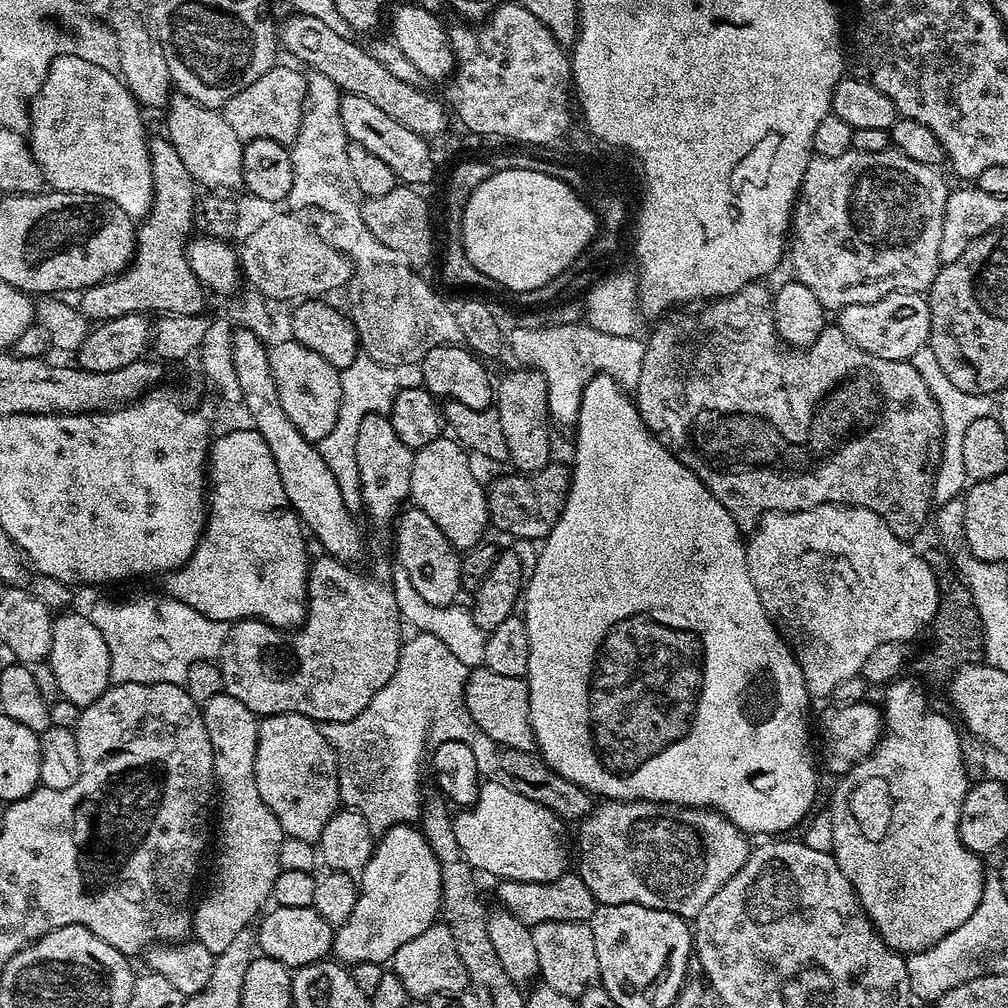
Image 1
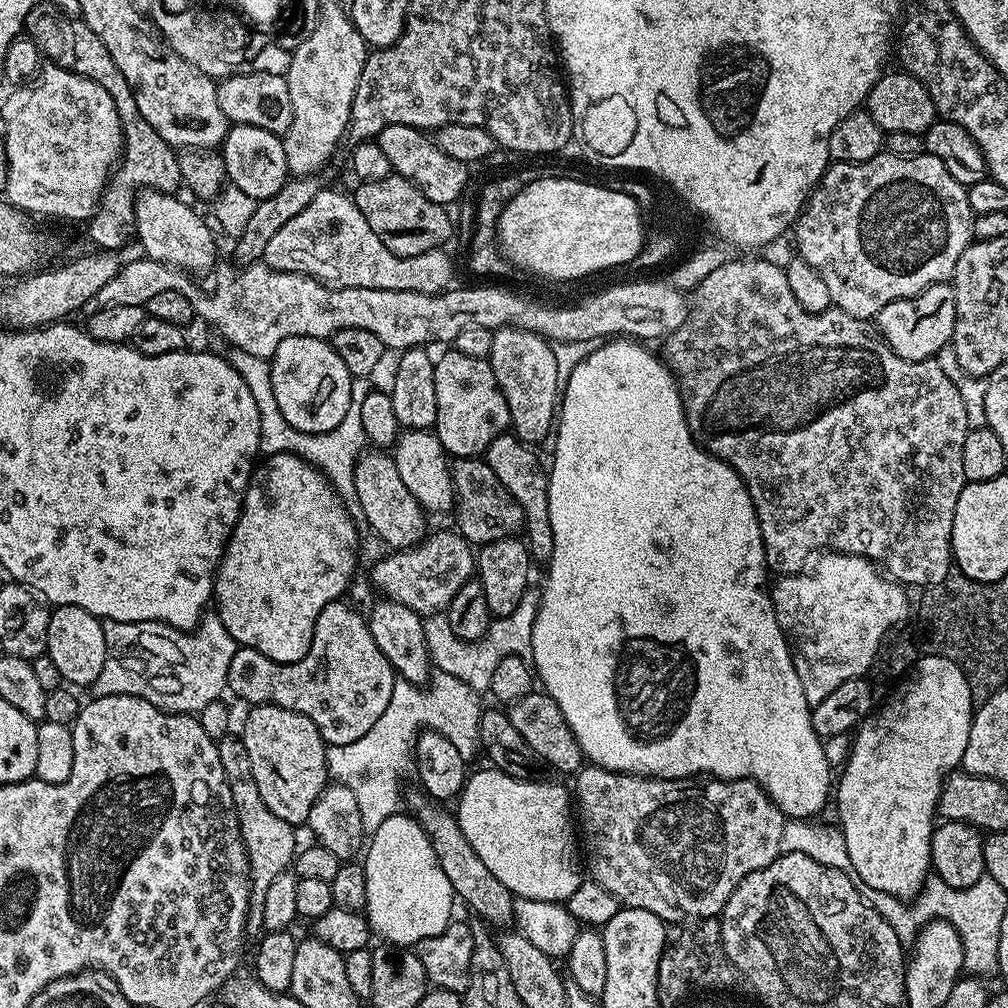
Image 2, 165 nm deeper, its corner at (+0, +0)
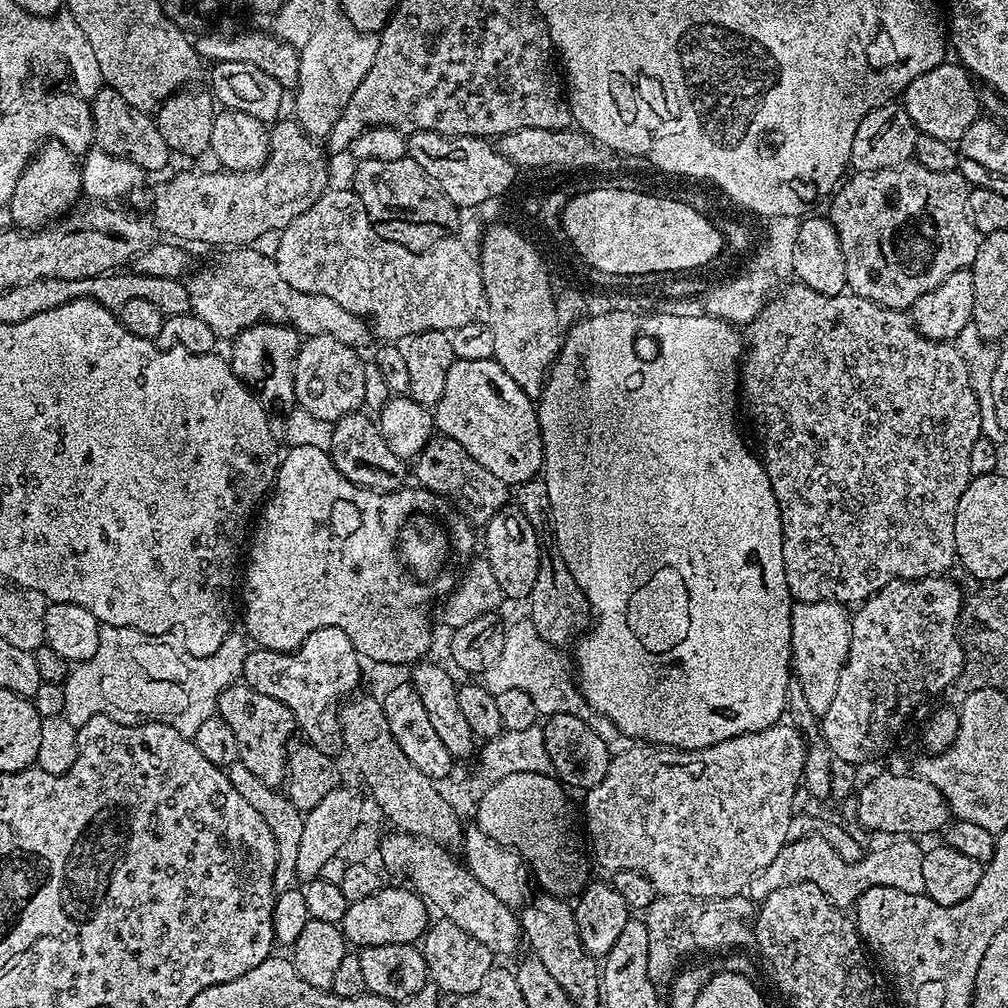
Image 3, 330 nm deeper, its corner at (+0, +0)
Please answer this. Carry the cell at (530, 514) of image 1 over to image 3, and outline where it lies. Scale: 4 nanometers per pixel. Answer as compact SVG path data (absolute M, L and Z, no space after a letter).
M443 434L433 435L420 455L415 457L414 476L420 479L422 487L429 488L436 496L445 496L470 523L477 526L487 524L510 500L510 485L490 474L486 466L474 462L474 458L470 458L470 454L466 454L466 450L454 442L454 438Z

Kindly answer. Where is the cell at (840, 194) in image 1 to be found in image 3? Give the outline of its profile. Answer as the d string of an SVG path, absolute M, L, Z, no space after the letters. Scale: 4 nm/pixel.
M909 162L899 164L893 168L883 168L877 172L857 172L853 171L837 187L834 195L831 197L827 219L831 221L834 230L838 236L838 242L842 246L842 254L846 262L846 278L848 279L848 288L855 295L873 300L875 304L881 304L883 308L895 308L897 310L911 309L915 302L922 294L926 294L930 290L934 290L946 279L950 274L954 274L963 268L971 269L974 258L978 254L978 246L980 245L982 236L976 231L972 224L972 220L968 217L968 194L970 185L964 179L964 175L959 170L954 172L939 172L938 170L928 170L926 166Z

